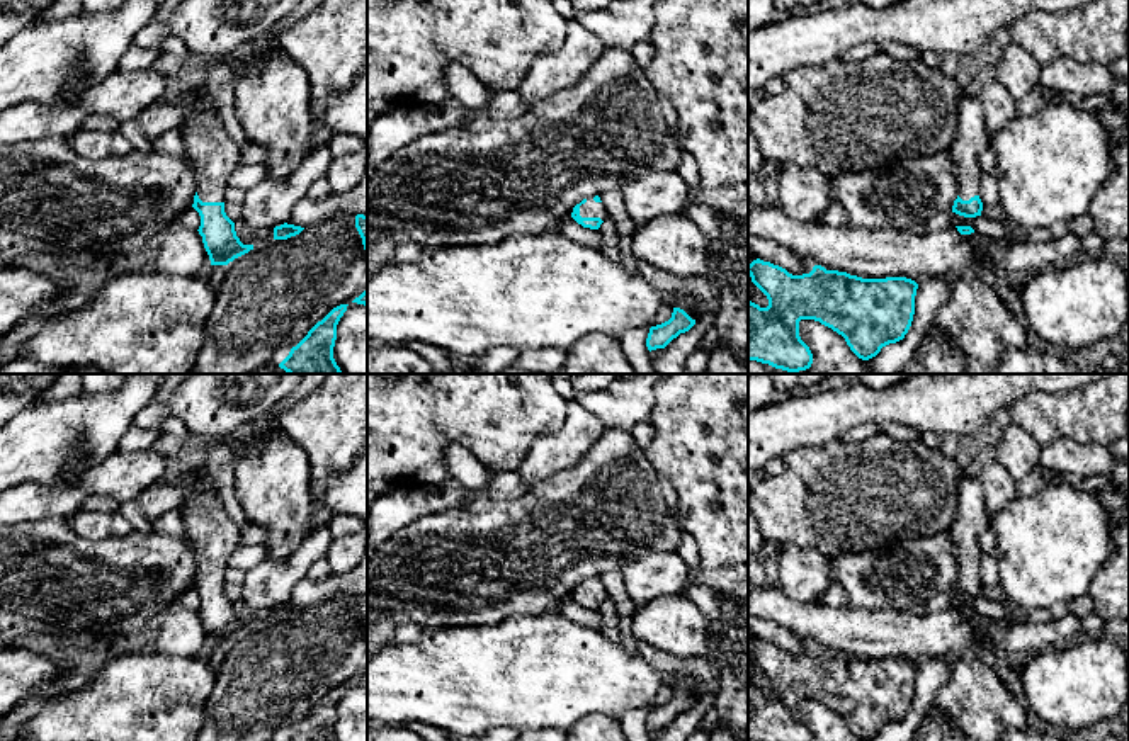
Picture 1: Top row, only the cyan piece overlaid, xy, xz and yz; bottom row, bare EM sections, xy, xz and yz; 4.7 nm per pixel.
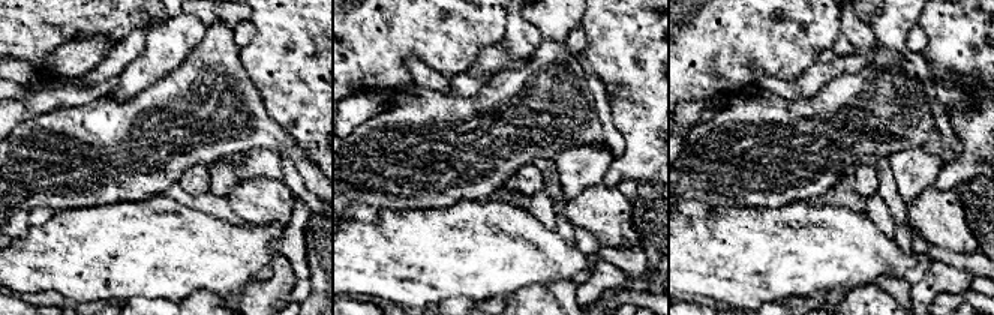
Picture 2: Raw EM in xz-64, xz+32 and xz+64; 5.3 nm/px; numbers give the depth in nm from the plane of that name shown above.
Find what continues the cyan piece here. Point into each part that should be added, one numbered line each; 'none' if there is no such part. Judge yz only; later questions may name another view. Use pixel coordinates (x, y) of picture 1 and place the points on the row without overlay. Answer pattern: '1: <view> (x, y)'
1: yz (971, 515)

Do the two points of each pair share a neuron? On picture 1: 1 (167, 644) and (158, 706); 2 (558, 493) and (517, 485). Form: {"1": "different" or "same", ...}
{"1": "different", "2": "different"}

